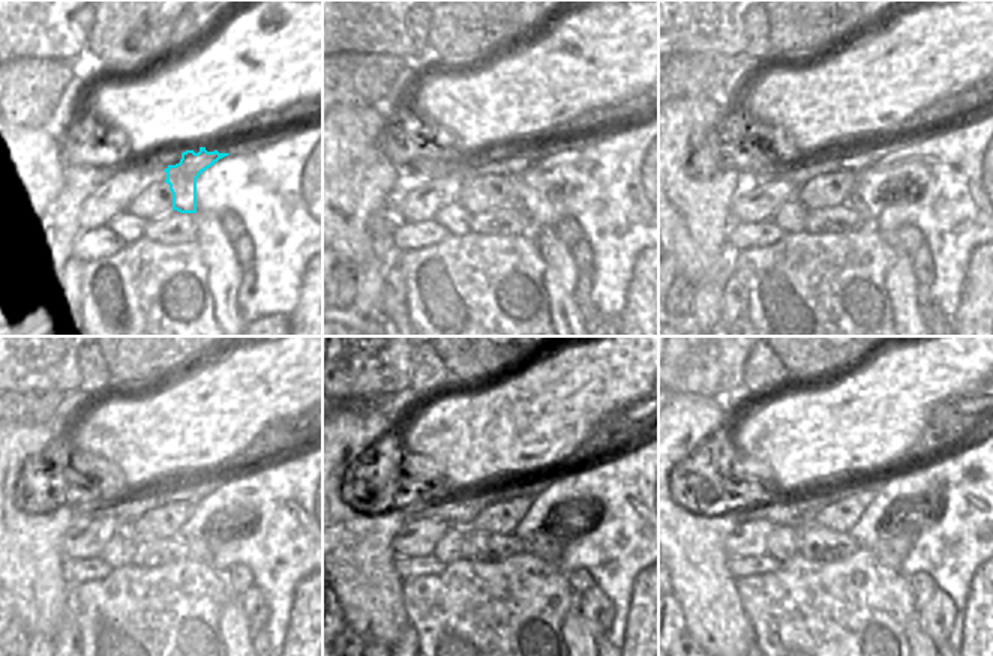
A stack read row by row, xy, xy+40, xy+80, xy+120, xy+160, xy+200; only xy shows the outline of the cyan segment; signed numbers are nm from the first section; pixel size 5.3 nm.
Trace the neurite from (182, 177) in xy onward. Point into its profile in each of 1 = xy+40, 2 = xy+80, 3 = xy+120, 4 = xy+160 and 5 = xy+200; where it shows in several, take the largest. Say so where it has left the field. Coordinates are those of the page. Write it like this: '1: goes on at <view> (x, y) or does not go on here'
1: goes on at xy+40 (519, 197)
2: goes on at xy+80 (869, 213)
3: goes on at xy+120 (200, 548)
4: goes on at xy+160 (548, 547)
5: goes on at xy+200 (890, 550)

